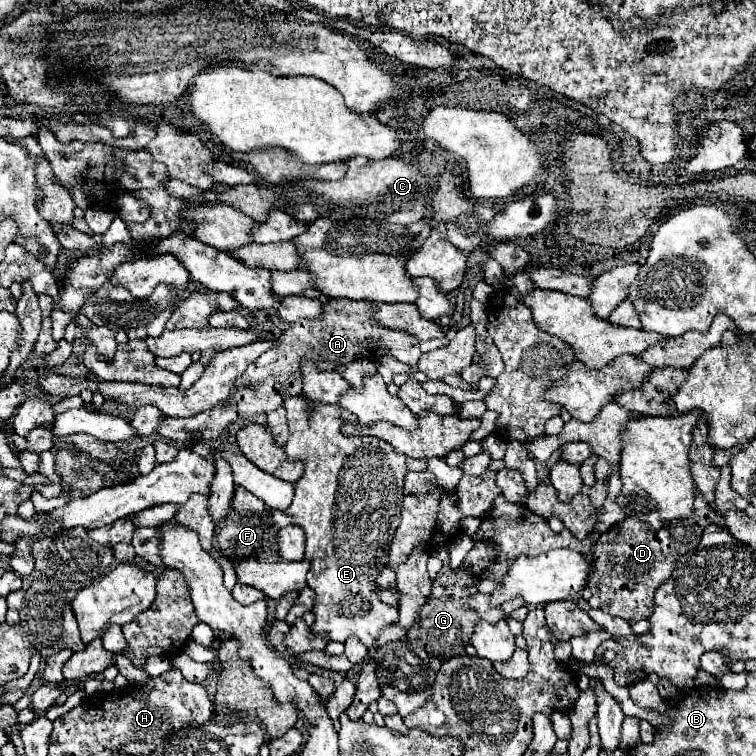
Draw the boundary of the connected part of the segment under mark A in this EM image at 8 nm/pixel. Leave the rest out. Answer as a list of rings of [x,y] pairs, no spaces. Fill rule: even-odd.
[[[331,298],[329,302],[323,304],[321,318],[295,322],[291,328],[285,330],[285,334],[281,334],[277,348],[261,354],[253,364],[249,364],[245,374],[237,378],[235,394],[229,400],[219,402],[211,410],[205,410],[191,418],[165,418],[163,426],[157,432],[163,438],[175,440],[175,442],[189,442],[193,438],[213,440],[237,420],[245,420],[261,412],[265,414],[273,412],[283,406],[285,392],[295,396],[301,394],[303,378],[301,378],[299,364],[303,360],[315,362],[317,370],[337,370],[337,372],[341,368],[347,368],[353,360],[381,358],[381,356],[393,356],[399,362],[415,366],[421,354],[419,340],[403,330],[389,330],[379,324],[373,324],[370,320],[370,311],[373,310],[375,310],[375,304],[365,300]]]

